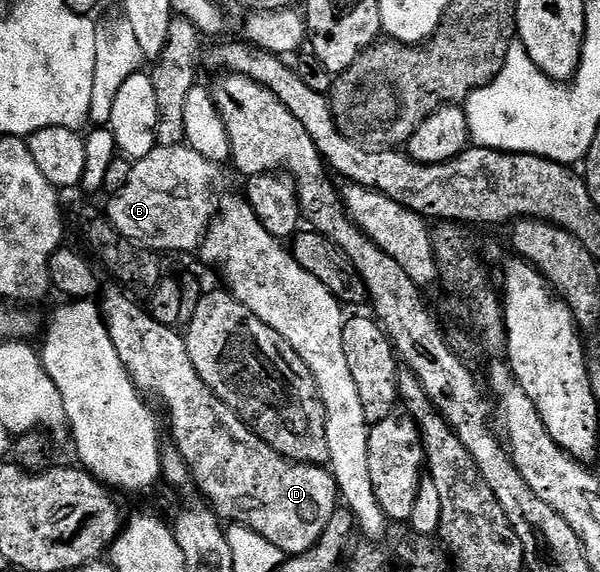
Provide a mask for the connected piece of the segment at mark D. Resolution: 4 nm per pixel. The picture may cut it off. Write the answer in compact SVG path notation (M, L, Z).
M111 284L115 286L104 285L101 290L101 309L103 311L103 323L109 332L109 340L113 340L113 348L117 348L117 356L121 356L121 364L129 372L129 376L133 380L133 384L144 395L159 398L161 405L167 409L167 422L171 425L171 438L174 449L179 451L183 457L183 463L191 469L191 476L194 485L199 485L203 489L206 501L212 510L219 515L224 523L244 526L253 532L257 532L261 536L265 536L265 540L269 540L269 544L273 544L282 552L284 556L296 555L308 552L309 548L313 548L321 540L322 534L325 532L326 525L329 524L330 517L333 516L335 510L340 505L339 486L335 482L335 478L330 469L323 464L312 464L309 462L291 462L285 456L281 456L273 448L269 448L269 444L265 444L265 440L261 440L255 433L249 429L247 423L241 421L228 406L224 404L218 396L211 391L205 384L205 380L201 380L201 376L197 372L197 368L193 368L193 360L189 360L189 348L187 347L186 337L175 326L166 326L157 320L153 320L153 316L146 309L143 310L126 294L128 291L122 285Z

